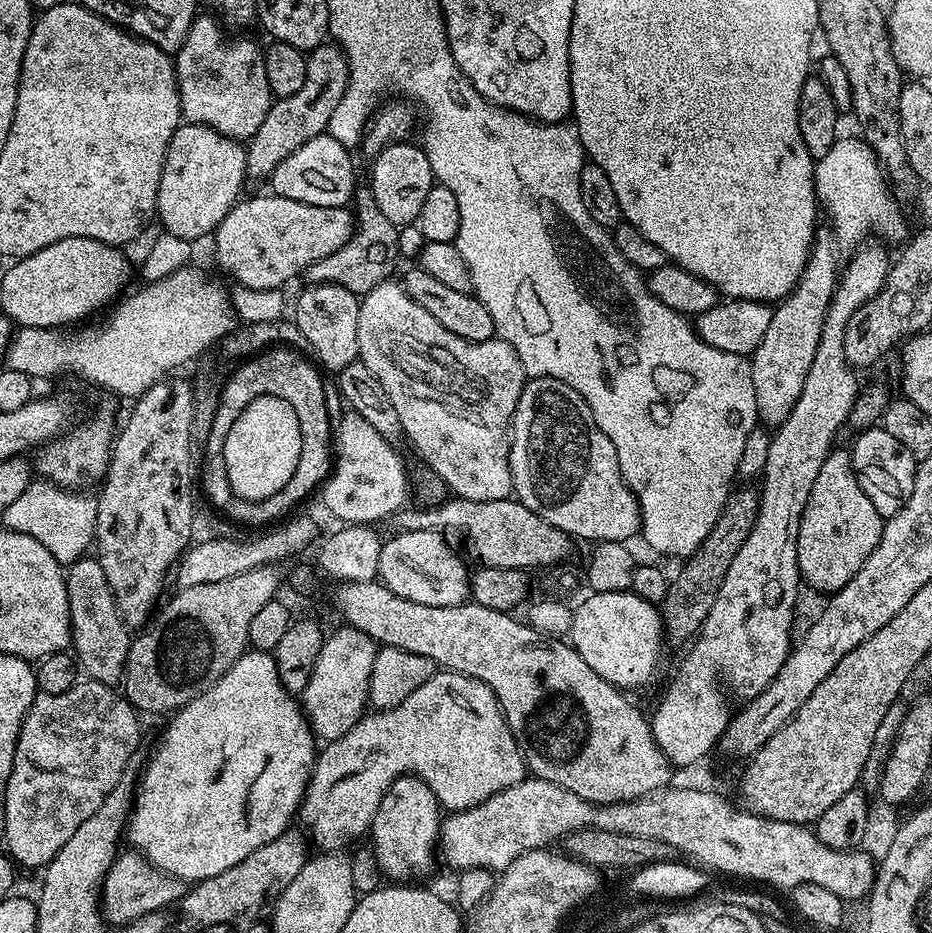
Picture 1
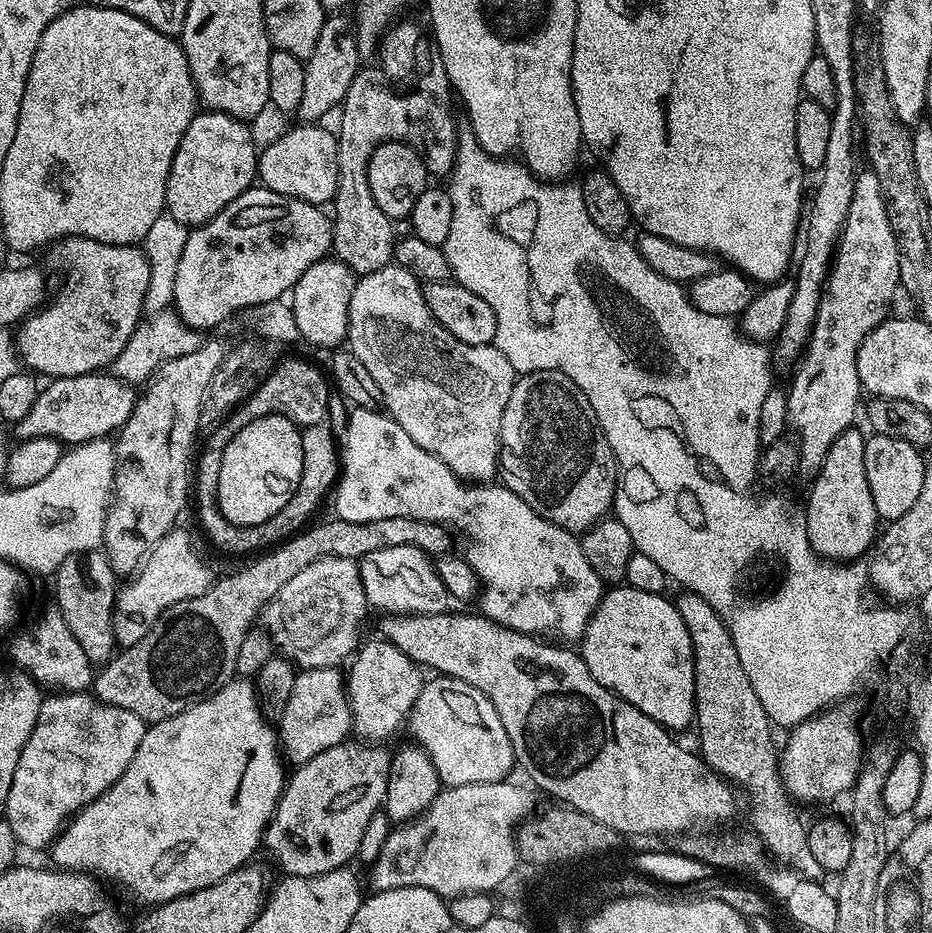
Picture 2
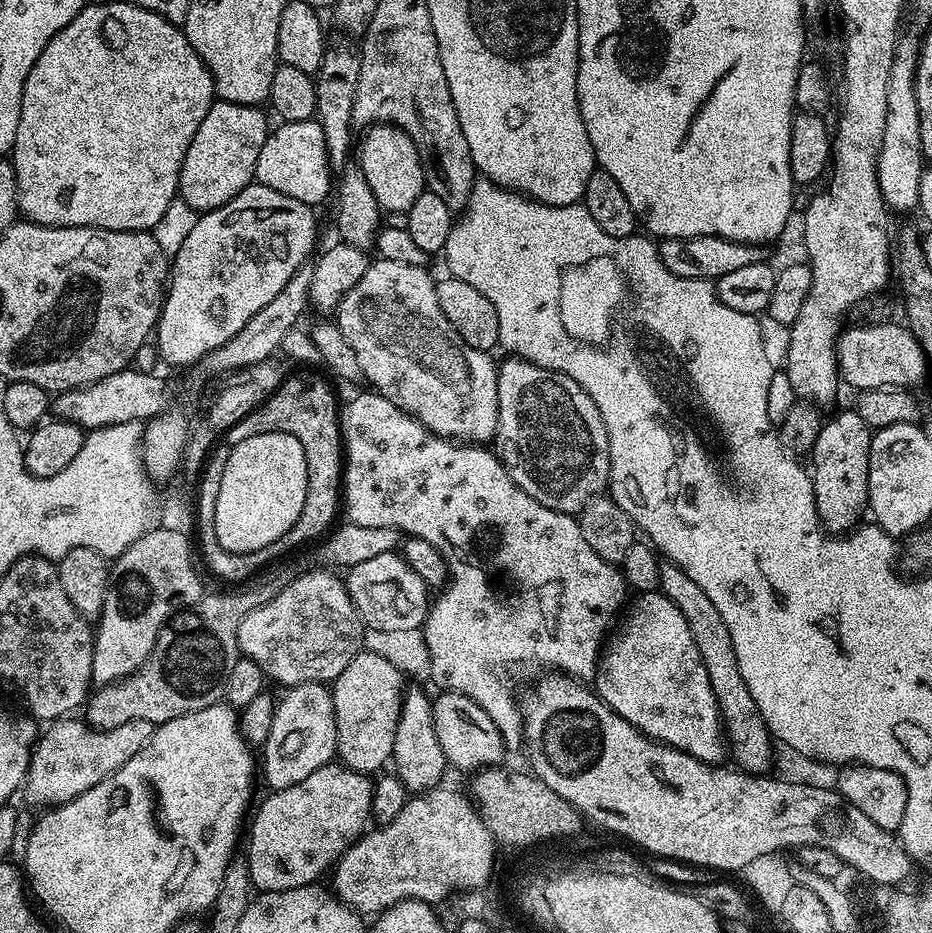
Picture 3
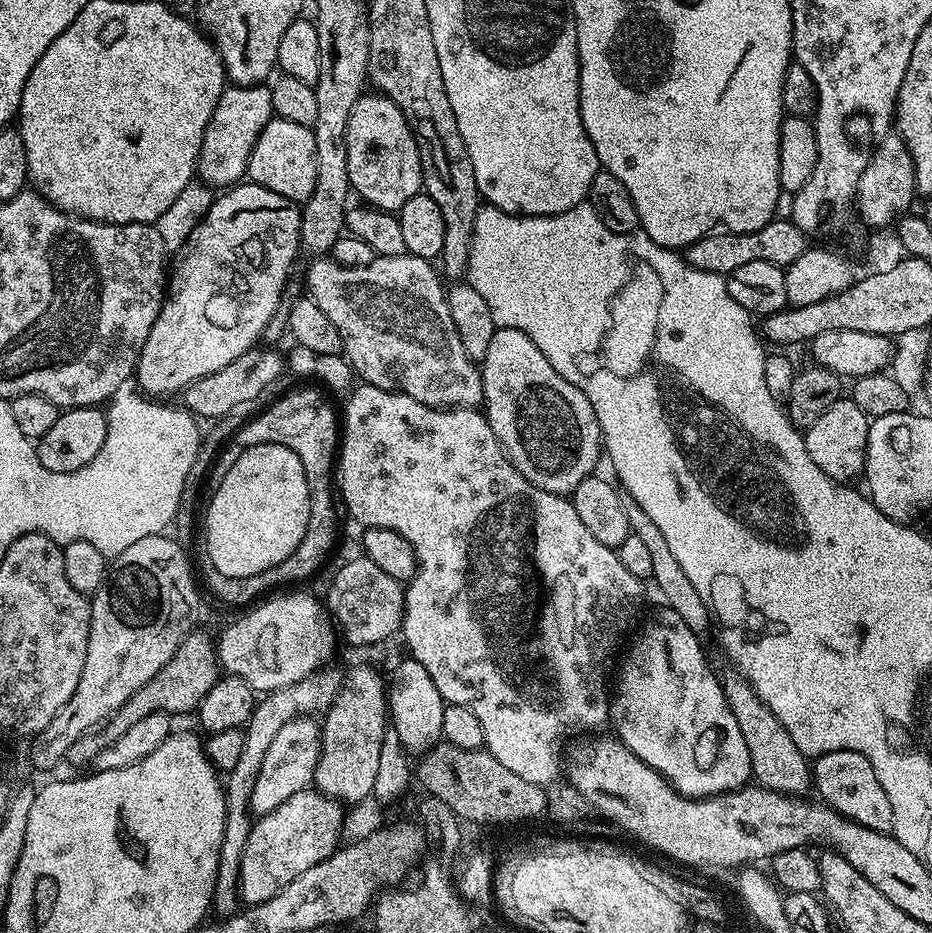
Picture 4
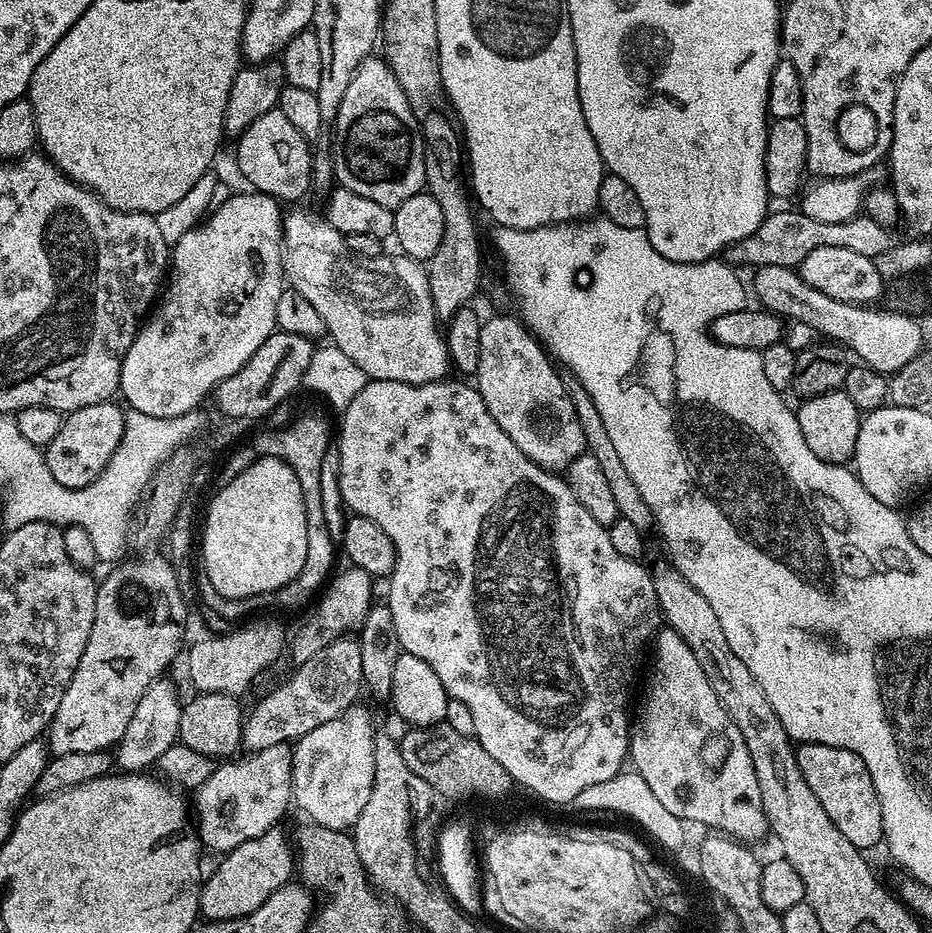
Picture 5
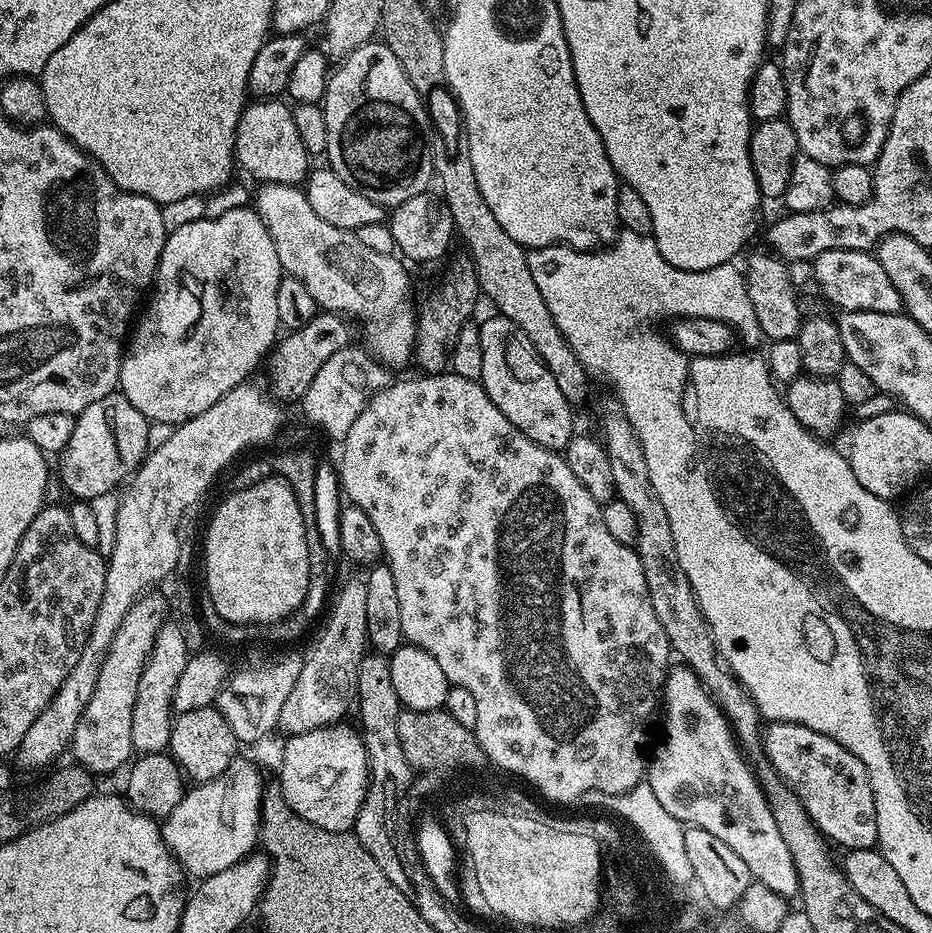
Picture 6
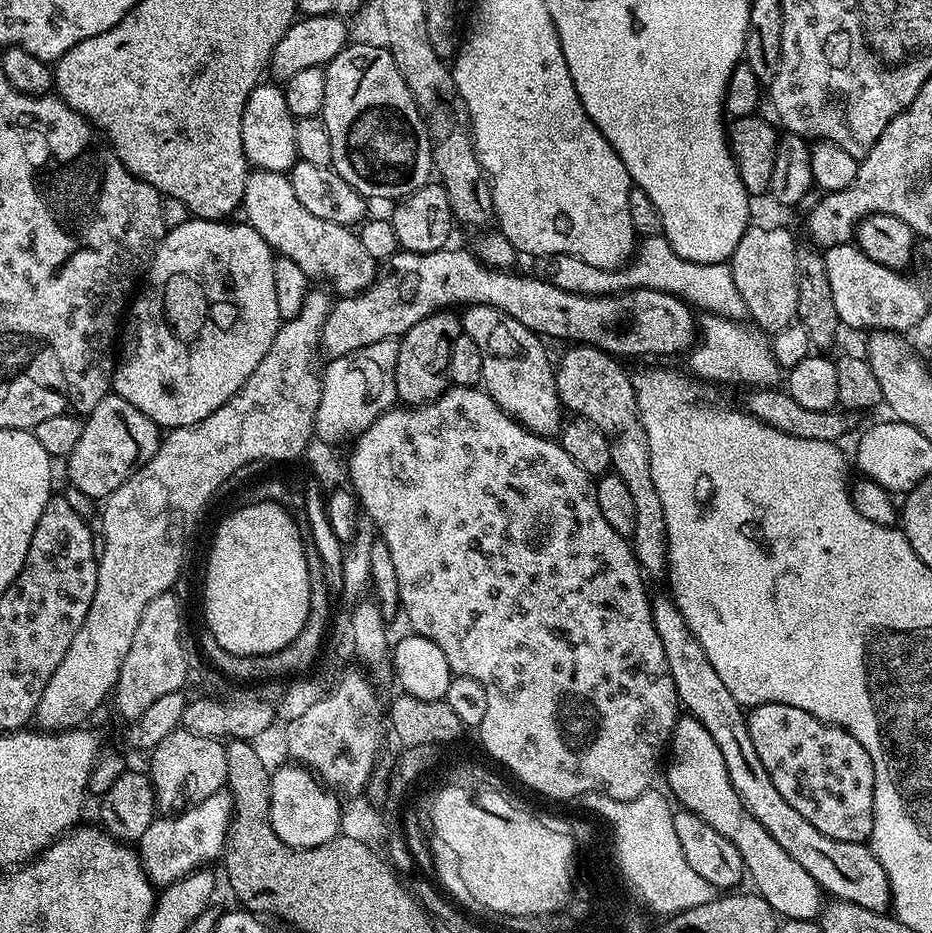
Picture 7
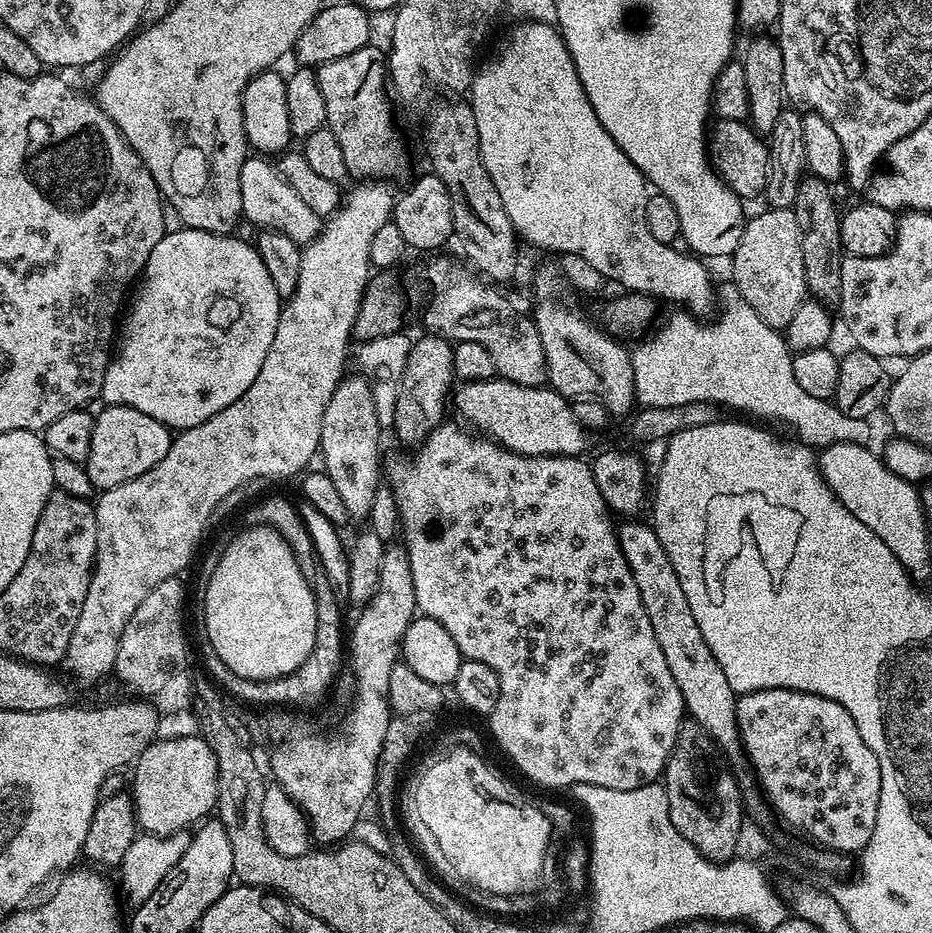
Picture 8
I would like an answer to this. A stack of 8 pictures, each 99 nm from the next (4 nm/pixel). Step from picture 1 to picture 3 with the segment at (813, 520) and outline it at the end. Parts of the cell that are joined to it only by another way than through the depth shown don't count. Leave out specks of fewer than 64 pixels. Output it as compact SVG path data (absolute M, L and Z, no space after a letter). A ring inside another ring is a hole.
M854 410L840 412L823 421L820 425L820 433L814 442L810 453L812 460L810 471L812 473L812 485L816 498L816 512L820 516L820 523L827 531L833 534L847 534L861 523L862 517L868 508L868 467L870 466L870 446L872 445L873 429Z

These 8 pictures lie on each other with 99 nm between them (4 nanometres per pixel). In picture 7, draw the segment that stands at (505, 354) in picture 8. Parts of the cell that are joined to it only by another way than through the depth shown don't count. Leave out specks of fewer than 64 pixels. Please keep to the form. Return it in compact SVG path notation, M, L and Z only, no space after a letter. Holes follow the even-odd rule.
M473 304L462 312L462 328L467 336L478 342L484 355L484 374L490 381L500 380L498 403L502 411L517 420L537 436L555 437L562 427L562 405L556 389L553 361L548 361L545 341L531 332L522 322L499 312L489 304Z

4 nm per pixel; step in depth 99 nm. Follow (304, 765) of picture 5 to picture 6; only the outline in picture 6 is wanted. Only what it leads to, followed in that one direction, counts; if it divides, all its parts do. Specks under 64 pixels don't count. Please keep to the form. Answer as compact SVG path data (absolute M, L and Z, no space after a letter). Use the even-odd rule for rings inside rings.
M337 722L306 734L288 736L285 741L284 753L280 756L279 795L284 797L293 814L306 822L327 832L349 831L355 825L364 796L368 793L368 755L359 731L353 725L351 728L348 722Z

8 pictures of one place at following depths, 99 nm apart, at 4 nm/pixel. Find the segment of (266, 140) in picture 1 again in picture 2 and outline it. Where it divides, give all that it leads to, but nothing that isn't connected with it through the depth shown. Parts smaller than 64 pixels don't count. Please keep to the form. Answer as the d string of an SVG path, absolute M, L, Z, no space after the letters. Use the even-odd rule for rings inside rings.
M332 14L325 19L318 46L314 46L314 54L310 54L305 63L305 93L295 111L297 117L301 116L301 121L320 122L331 108L339 109L350 90L350 82L354 82L356 73L362 67L360 43L356 40L356 21L351 15L344 15L348 14Z

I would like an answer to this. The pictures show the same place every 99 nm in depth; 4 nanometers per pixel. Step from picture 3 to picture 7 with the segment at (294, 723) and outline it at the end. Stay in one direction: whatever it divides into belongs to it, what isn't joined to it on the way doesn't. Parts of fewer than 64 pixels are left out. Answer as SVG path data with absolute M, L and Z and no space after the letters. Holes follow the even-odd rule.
M221 790L210 794L210 798L199 800L175 814L168 814L163 818L153 820L138 841L138 855L144 871L148 873L149 880L153 885L163 886L172 884L175 880L181 880L185 874L201 867L211 865L211 860L221 859L225 843L228 839L228 828L232 824L232 798L227 791Z

